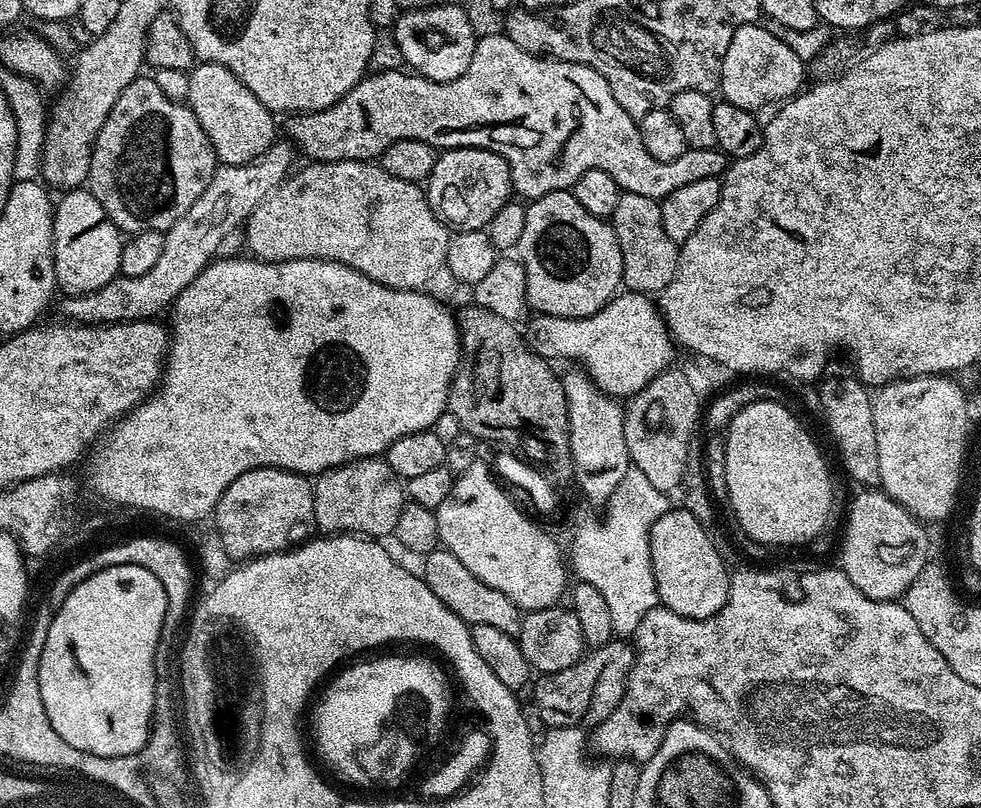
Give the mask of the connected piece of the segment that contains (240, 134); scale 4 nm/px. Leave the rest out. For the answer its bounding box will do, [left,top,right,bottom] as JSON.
[186,62,277,165]

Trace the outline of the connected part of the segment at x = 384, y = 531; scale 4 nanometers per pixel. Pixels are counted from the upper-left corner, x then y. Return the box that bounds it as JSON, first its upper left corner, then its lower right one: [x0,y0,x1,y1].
[314,458,406,538]

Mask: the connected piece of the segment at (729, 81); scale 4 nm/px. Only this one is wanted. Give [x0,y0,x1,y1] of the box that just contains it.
[719,23,806,113]

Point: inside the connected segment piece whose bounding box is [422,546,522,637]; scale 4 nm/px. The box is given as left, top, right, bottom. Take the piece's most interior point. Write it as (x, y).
(469, 598)

